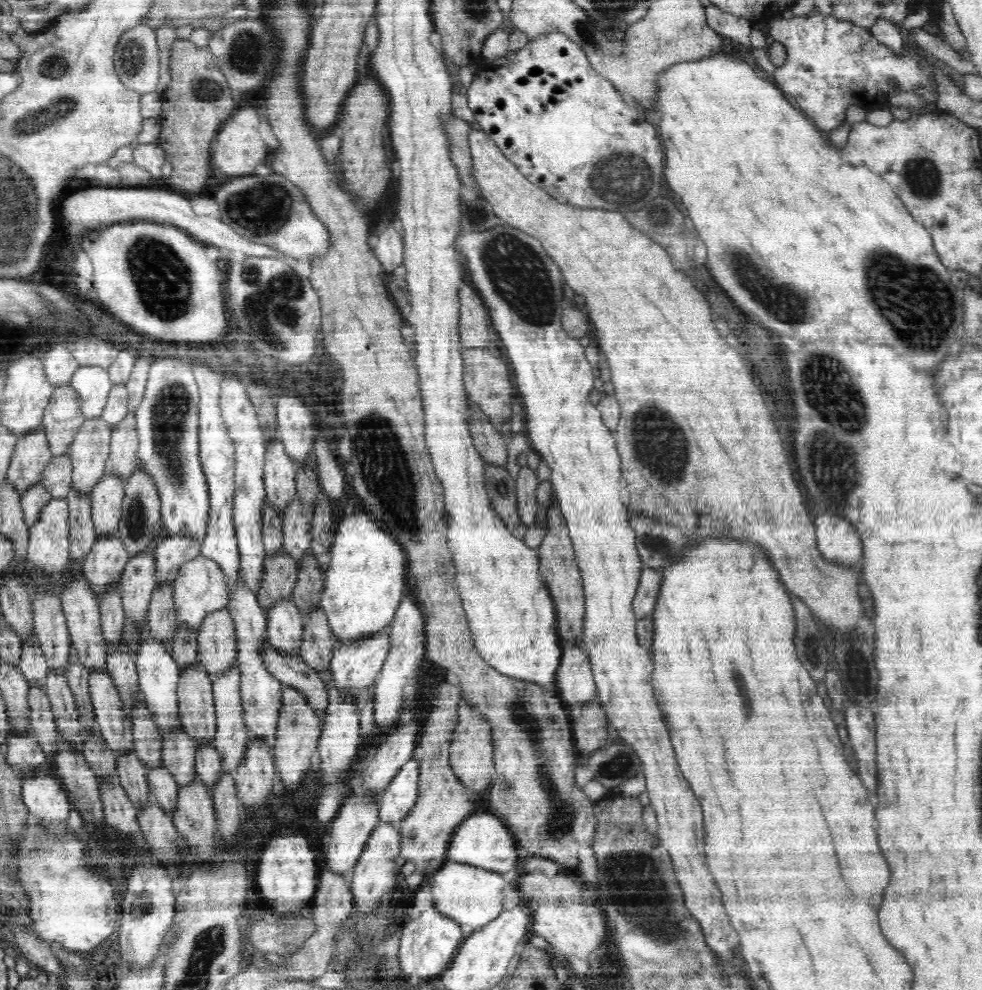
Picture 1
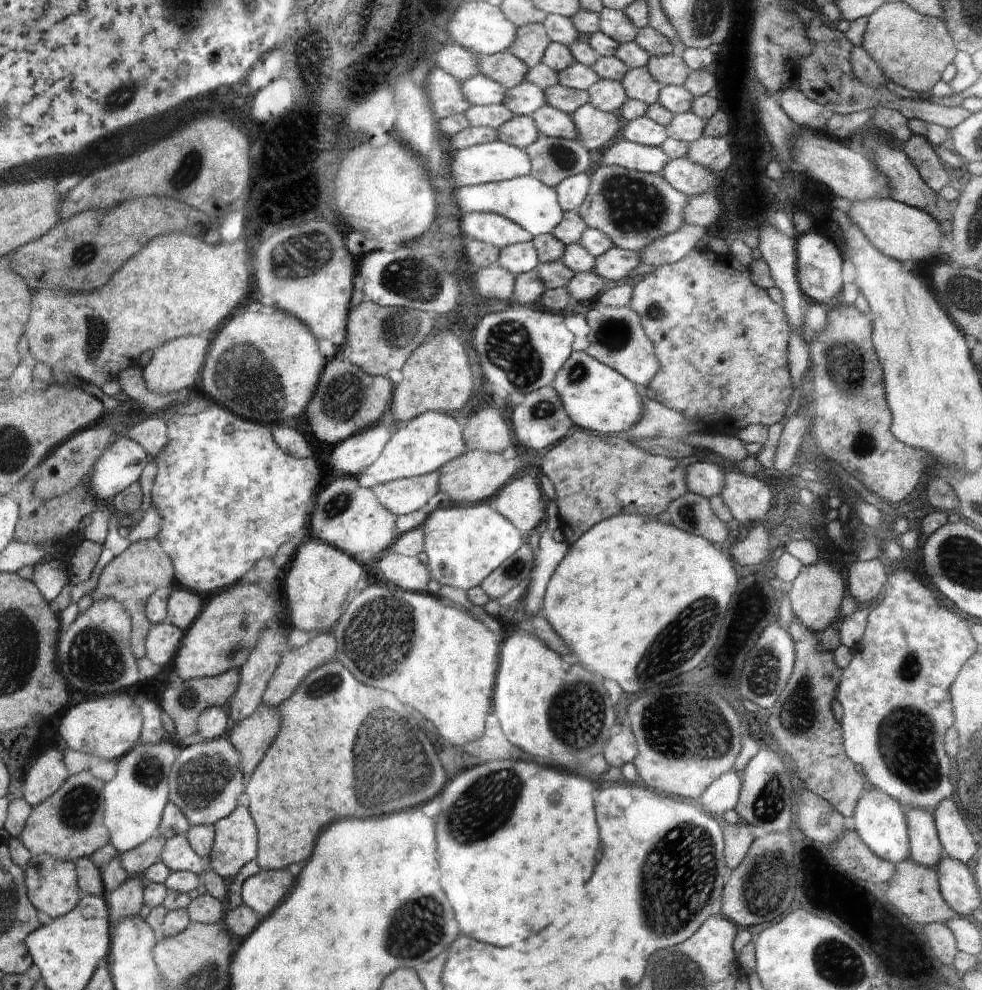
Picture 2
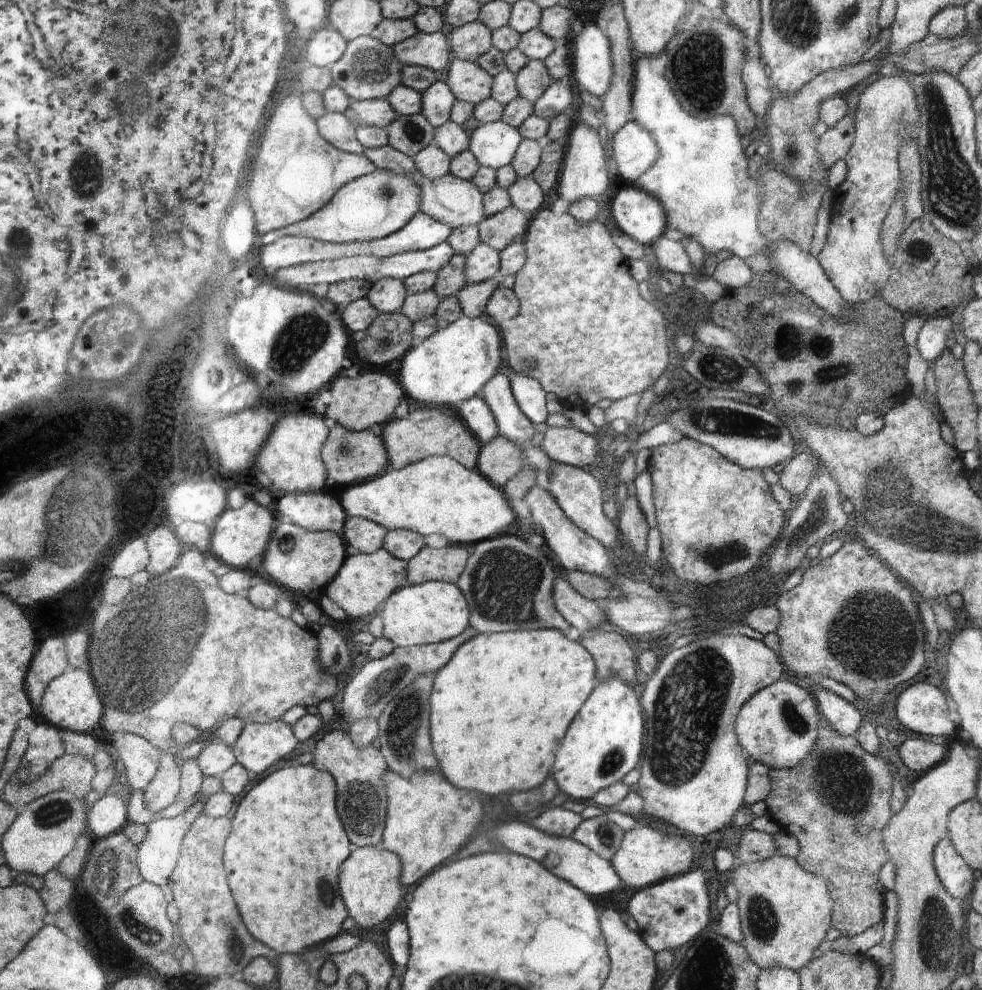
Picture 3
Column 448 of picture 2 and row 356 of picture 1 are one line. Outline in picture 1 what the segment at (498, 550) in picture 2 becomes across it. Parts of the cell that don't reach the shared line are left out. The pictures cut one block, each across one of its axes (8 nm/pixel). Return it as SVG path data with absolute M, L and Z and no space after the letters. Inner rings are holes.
M507 224L461 234L457 238L457 250L461 250L466 257L470 285L481 295L489 310L496 336L502 340L506 348L505 359L512 371L515 391L524 402L525 432L531 449L546 460L551 470L549 481L553 486L554 496L558 499L558 508L566 521L579 572L583 578L585 618L580 646L590 655L591 671L597 688L596 702L606 711L609 724L616 727L620 738L638 755L645 776L648 798L657 816L656 836L669 852L675 877L683 892L684 904L699 922L709 947L715 954L725 958L725 966L730 966L730 950L738 946L739 936L731 925L729 916L724 912L724 905L720 902L720 890L704 856L705 831L701 803L678 768L664 718L660 718L661 710L654 697L651 683L650 654L638 642L638 618L634 614L632 604L644 567L634 544L636 533L630 527L628 507L624 505L620 496L622 473L616 439L612 436L613 431L603 423L598 407L588 398L594 390L593 368L584 355L584 347L577 339L568 337L568 333L562 329L561 316L566 307L562 290L562 272L558 270L558 266L536 237L531 237Z

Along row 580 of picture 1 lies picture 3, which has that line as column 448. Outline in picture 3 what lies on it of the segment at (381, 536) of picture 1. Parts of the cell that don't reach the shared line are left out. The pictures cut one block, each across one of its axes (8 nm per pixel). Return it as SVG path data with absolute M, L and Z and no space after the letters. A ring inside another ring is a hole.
M461 315L446 328L434 332L418 346L410 348L400 364L398 377L414 404L460 406L476 395L481 396L488 382L498 374L502 360L498 330L480 320Z

